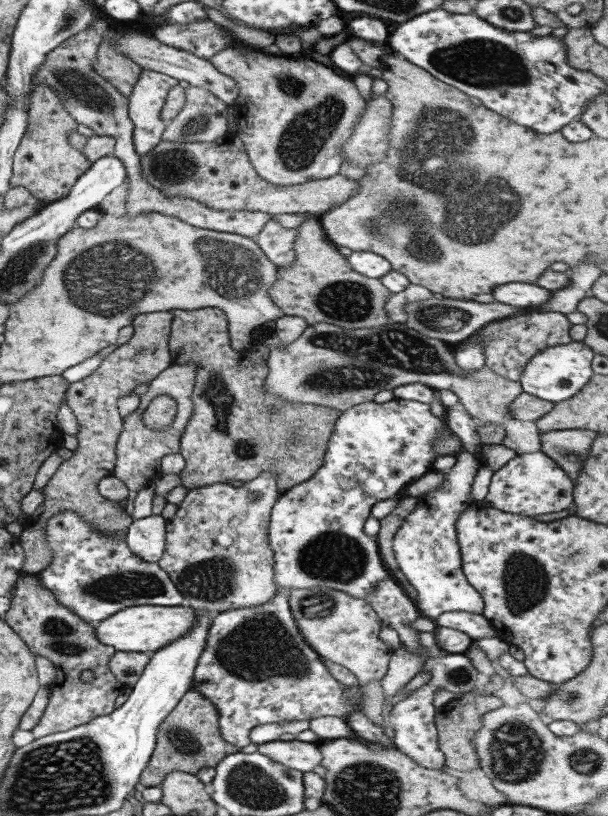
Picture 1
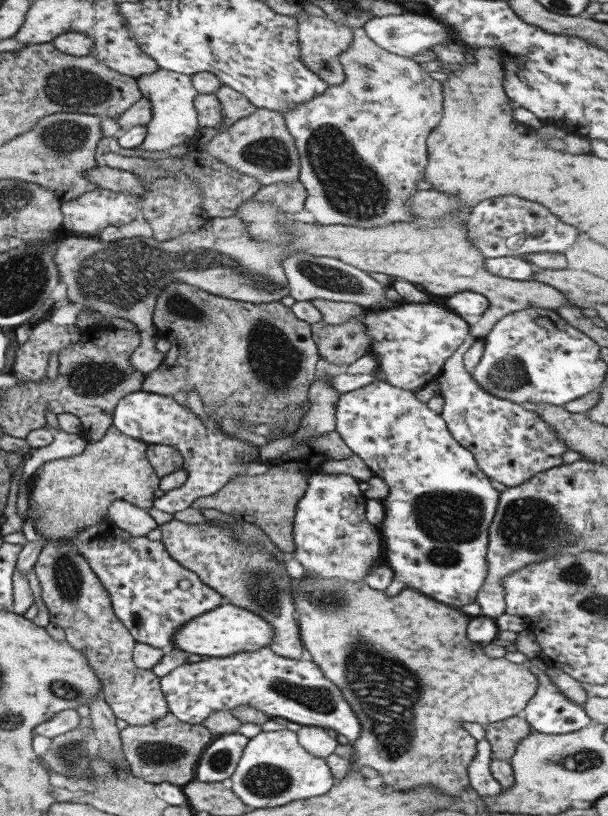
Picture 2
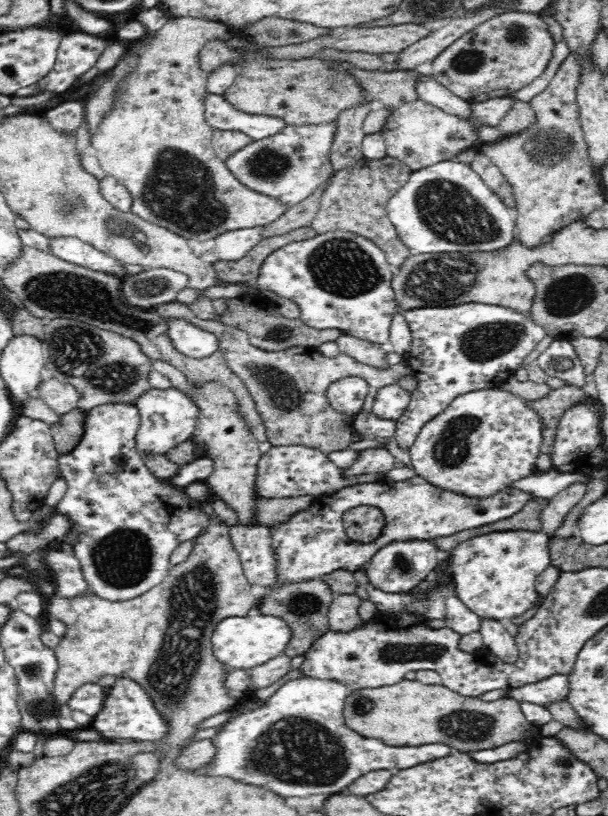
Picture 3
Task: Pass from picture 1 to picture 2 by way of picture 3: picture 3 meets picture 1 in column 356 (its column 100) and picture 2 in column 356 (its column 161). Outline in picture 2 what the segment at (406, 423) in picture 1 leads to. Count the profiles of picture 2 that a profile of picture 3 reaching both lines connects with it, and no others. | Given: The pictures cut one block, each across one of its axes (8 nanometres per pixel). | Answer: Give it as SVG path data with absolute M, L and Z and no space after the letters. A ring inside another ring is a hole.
M317 472L307 476L307 486L303 496L295 505L292 526L292 557L303 566L309 578L343 578L347 582L361 582L369 568L383 560L383 539L378 526L365 520L365 495L359 490L358 479L347 474L327 474Z

